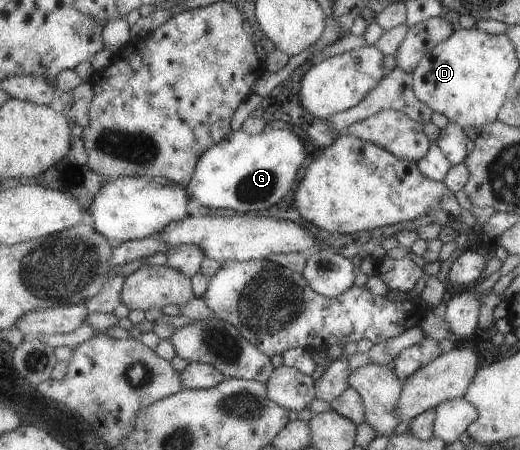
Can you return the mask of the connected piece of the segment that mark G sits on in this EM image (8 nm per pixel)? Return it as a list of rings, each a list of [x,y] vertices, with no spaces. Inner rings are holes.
[[[241,129],[230,132],[230,135],[223,139],[219,144],[213,145],[198,160],[196,171],[192,181],[186,187],[190,197],[198,199],[202,206],[210,208],[233,209],[240,214],[250,214],[260,210],[267,210],[268,207],[276,205],[282,201],[290,189],[294,187],[302,163],[308,157],[308,149],[304,141],[292,133],[292,131],[270,130],[268,133],[247,134]]]

